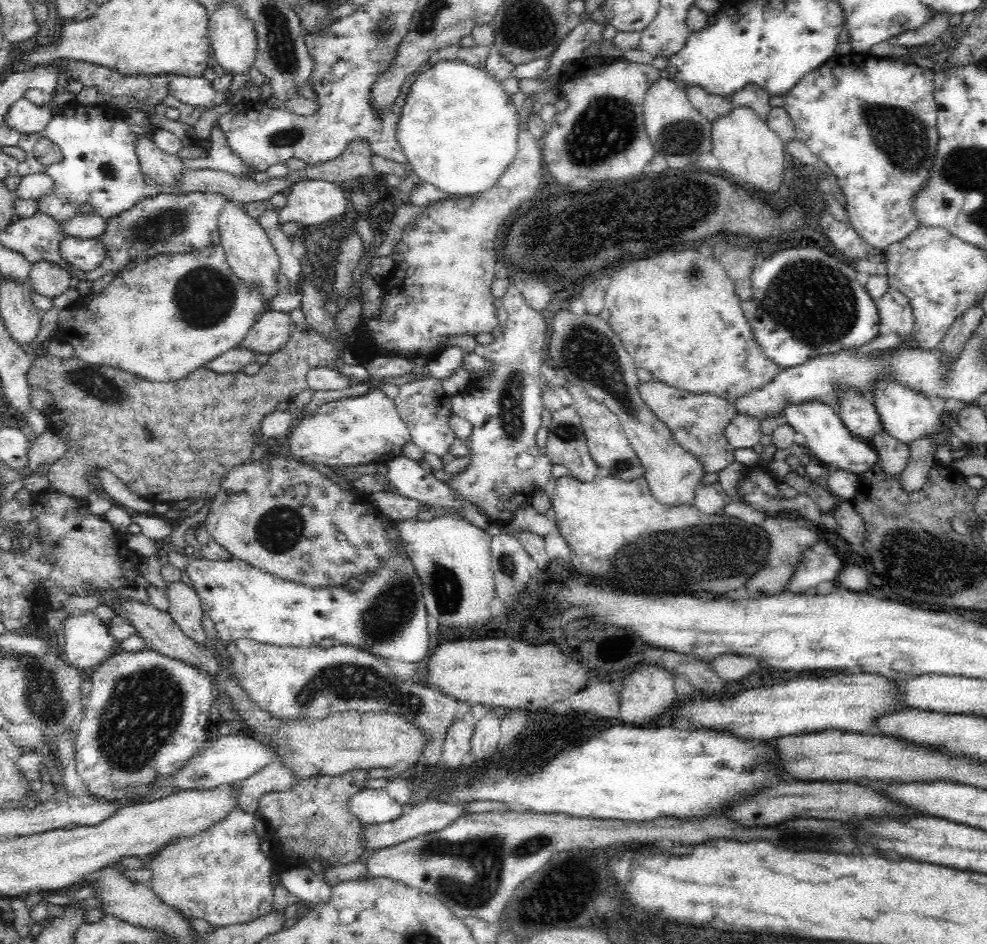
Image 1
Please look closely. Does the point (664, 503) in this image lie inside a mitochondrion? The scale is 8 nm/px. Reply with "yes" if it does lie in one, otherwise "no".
no

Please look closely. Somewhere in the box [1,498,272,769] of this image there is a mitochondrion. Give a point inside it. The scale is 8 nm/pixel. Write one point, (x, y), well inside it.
(42, 695)

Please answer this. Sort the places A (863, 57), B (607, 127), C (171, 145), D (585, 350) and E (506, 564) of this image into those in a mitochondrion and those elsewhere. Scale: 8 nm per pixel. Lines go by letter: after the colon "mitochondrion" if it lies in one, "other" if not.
A: other
B: mitochondrion
C: other
D: mitochondrion
E: mitochondrion

